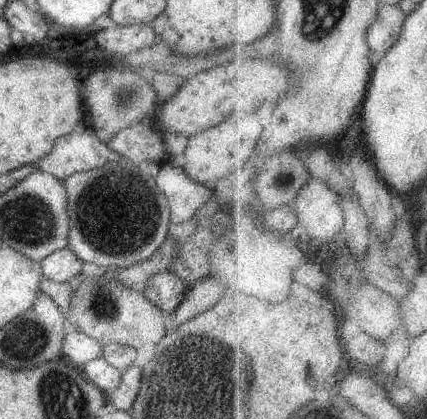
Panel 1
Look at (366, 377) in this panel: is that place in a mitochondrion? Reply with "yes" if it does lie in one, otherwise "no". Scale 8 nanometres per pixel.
no

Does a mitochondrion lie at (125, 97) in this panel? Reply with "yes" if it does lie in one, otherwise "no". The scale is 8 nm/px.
yes

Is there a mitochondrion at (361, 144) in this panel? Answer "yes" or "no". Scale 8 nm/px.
no

